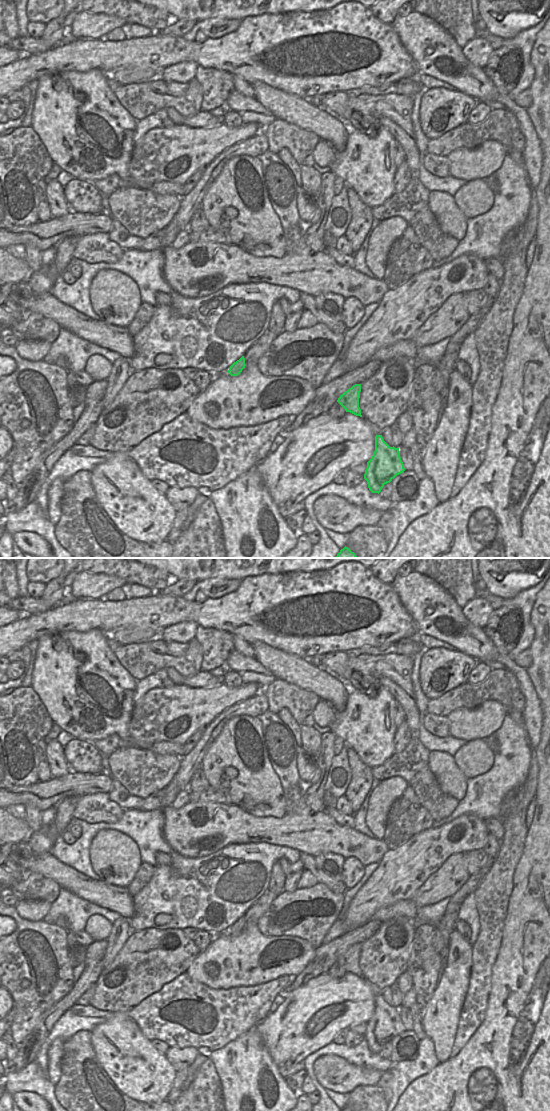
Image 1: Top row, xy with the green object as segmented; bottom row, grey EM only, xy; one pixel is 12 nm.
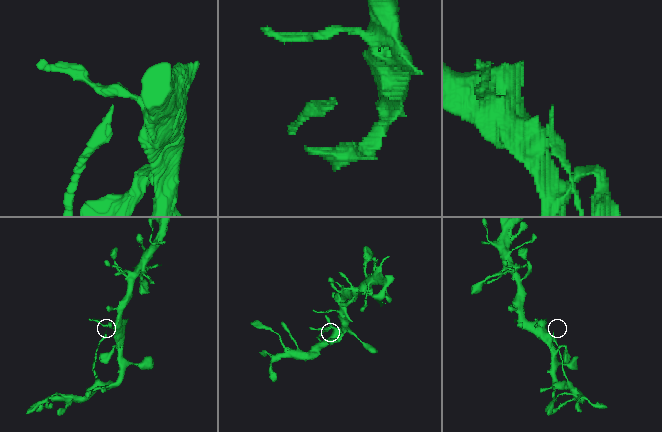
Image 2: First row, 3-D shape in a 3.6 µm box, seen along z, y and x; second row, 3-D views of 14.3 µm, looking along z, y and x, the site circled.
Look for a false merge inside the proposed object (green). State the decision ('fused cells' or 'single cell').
single cell

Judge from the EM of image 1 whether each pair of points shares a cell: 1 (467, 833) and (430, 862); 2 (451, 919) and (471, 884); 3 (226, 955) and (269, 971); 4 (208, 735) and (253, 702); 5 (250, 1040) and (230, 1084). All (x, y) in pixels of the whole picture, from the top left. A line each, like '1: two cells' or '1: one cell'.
1: one cell
2: one cell
3: one cell
4: one cell
5: one cell

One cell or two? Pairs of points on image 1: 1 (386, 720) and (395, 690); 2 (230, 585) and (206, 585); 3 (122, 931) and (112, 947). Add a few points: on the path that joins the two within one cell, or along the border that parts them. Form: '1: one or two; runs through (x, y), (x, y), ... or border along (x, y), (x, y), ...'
1: two; border along (382, 685), (396, 700)
2: one; runs through (224, 584), (212, 585)
3: one; runs through (118, 935), (114, 943)

